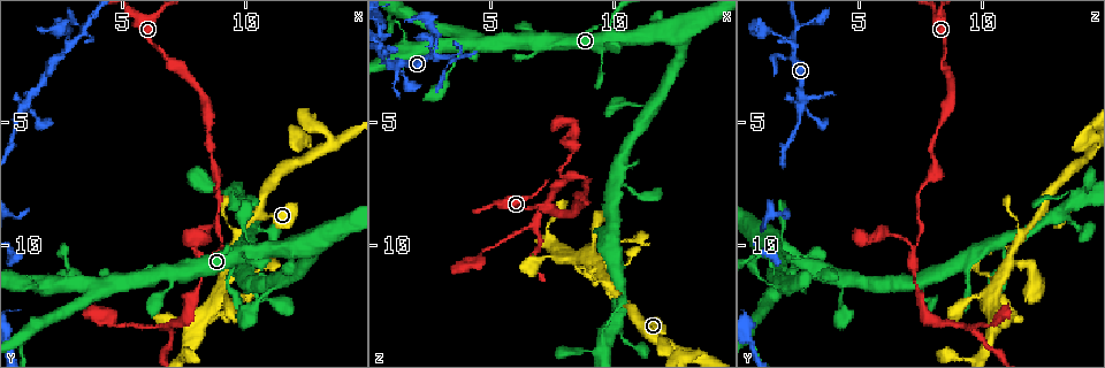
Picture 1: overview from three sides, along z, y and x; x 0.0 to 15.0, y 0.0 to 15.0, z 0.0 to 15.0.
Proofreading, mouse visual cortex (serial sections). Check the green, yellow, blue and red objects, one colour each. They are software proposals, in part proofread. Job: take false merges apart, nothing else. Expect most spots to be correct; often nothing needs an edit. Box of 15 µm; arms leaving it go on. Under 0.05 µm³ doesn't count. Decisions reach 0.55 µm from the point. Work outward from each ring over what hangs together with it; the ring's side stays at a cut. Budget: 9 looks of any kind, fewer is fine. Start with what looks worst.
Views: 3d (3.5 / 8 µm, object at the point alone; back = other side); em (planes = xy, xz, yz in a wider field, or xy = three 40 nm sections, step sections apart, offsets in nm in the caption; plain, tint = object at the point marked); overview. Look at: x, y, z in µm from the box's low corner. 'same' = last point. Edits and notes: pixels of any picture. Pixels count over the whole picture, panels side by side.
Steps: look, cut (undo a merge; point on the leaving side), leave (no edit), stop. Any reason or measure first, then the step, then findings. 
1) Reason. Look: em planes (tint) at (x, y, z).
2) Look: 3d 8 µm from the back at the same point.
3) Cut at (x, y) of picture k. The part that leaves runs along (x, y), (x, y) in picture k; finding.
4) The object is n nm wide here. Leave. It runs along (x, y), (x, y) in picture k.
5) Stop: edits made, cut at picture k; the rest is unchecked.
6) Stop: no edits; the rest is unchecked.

Arms part here. Look: 3d 8 µm at (3.5, 1.1, 2.4).

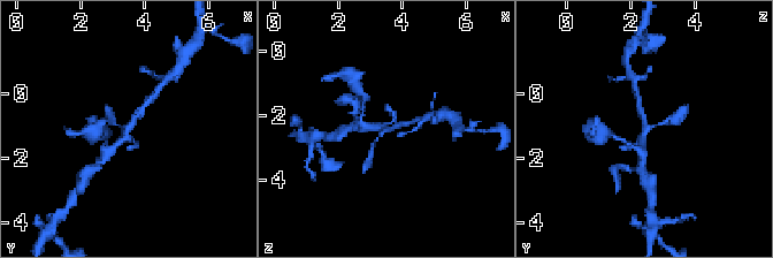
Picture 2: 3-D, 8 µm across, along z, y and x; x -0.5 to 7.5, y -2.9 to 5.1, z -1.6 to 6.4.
Look: 3d 3.5 µm at (3.3, 1.1, 2.5).

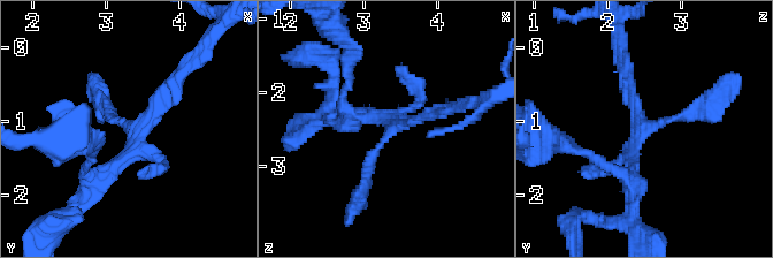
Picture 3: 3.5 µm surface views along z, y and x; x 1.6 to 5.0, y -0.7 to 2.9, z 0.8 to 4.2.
Now the EM. Look: em xy step 5 (tint) at (3.40, 1.15, 2.45).

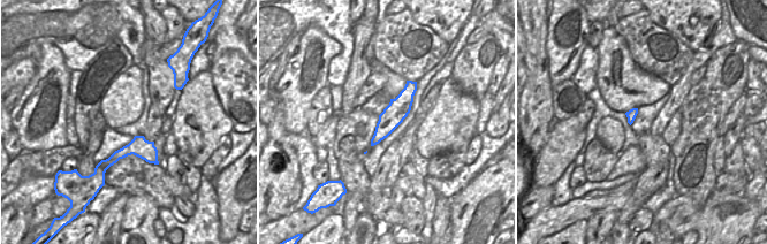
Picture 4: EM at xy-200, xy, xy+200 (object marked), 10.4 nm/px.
Leave. It runs along (635, 191), (637, 137), (703, 109) in picture 3; continuous, no second cell.

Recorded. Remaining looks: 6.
Branch point. Look: 3d 3.5 µm at (6.8, 13.3, 9.2).

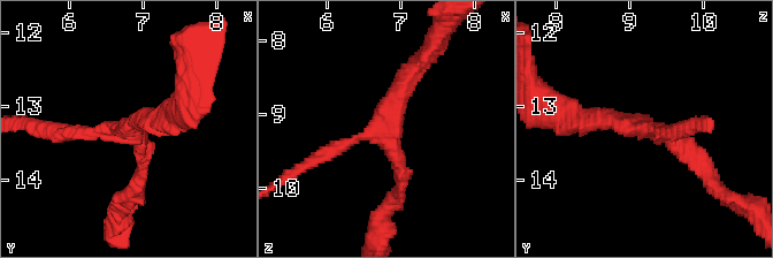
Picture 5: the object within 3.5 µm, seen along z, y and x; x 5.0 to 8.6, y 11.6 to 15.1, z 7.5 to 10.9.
3 arms meet here; the arms are 200, 200, 300 nm wide. Look: em xy step 1 (tint) at (6.75, 13.30, 9.15).

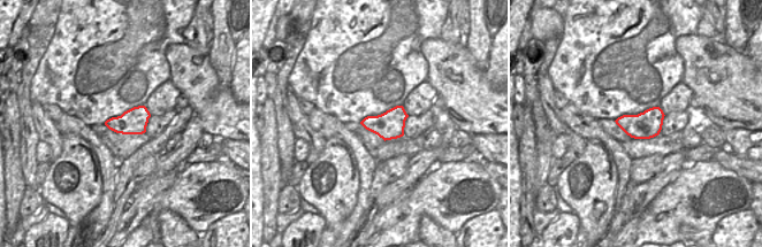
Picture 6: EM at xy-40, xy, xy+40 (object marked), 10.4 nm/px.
Leave. It runs along (421, 62), (385, 124), (319, 157) in picture 5; all the same cell.

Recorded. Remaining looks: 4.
A fork. Look: 3d 3.5 µm at (1.1, 4.3, 2.7).

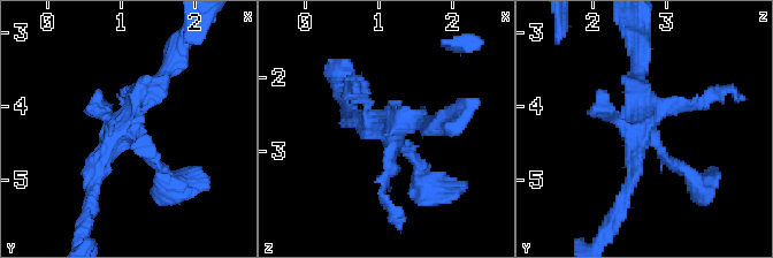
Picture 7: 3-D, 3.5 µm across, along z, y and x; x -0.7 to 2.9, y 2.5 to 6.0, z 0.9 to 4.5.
Look: em xy step 5 (tint) at (1.05, 4.20, 2.70).

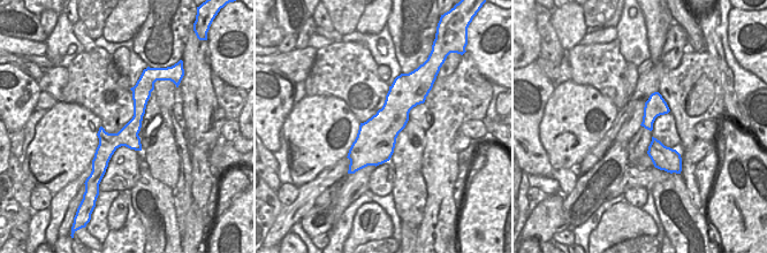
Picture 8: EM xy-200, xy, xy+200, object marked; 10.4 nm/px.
Leave. It runs along (169, 61), (113, 135), (92, 188) in picture 7; continuous, no second cell.

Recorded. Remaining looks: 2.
Abrupt turn. Look: 3d 8 µm at (7.8, 9.8, 6.9).

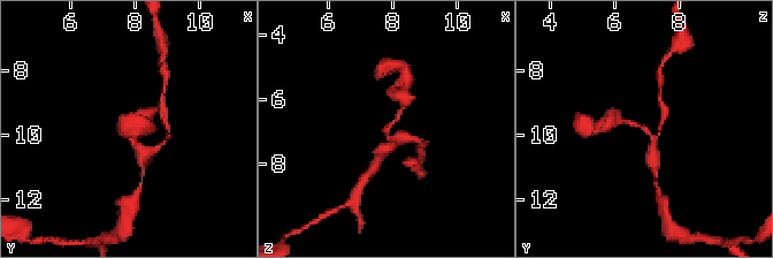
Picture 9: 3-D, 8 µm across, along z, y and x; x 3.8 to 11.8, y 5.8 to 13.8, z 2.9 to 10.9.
The arms are 150, 300 nm wide. Look: em xy step 5 (tint) at (7.9, 9.9, 7.0).

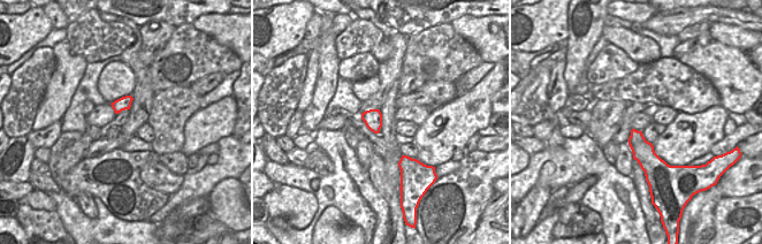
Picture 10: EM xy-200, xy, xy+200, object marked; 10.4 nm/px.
Leave. Continuous, no second cell.

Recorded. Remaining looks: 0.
Stop: no edits; the rest is unchecked.

